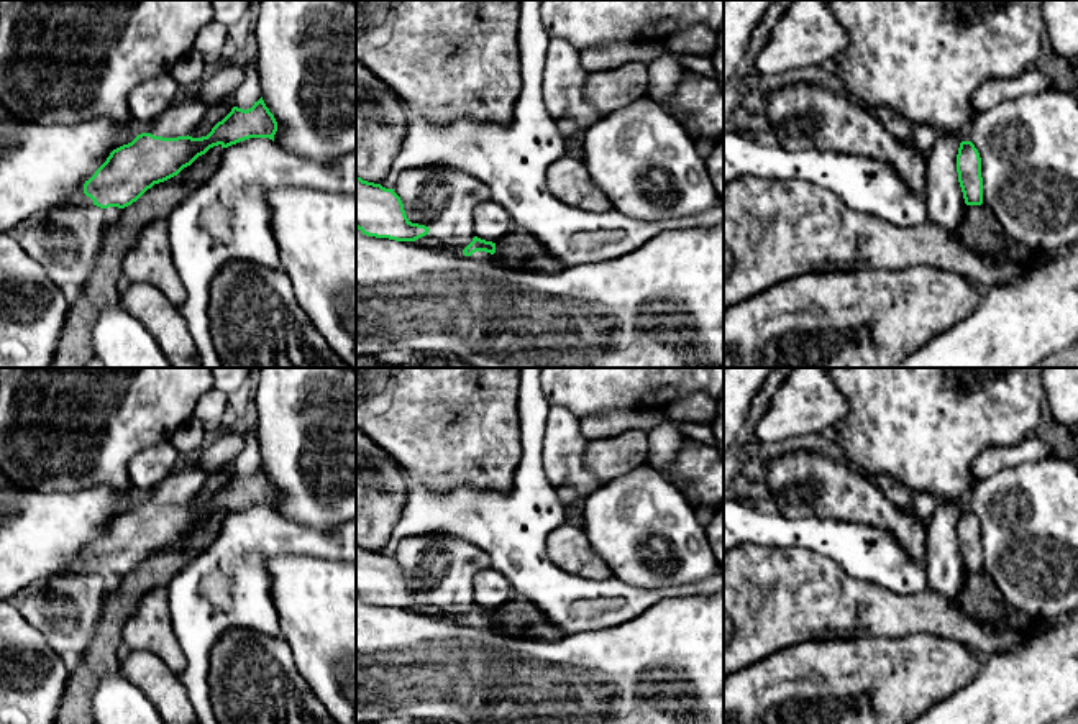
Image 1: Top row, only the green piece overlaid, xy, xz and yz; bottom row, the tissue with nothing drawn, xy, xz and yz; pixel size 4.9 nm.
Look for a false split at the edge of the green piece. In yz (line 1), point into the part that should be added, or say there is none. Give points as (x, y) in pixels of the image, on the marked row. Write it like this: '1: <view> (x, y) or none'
1: none

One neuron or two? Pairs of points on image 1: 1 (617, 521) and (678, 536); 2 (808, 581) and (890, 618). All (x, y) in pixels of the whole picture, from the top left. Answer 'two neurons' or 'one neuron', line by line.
1: one neuron
2: one neuron

